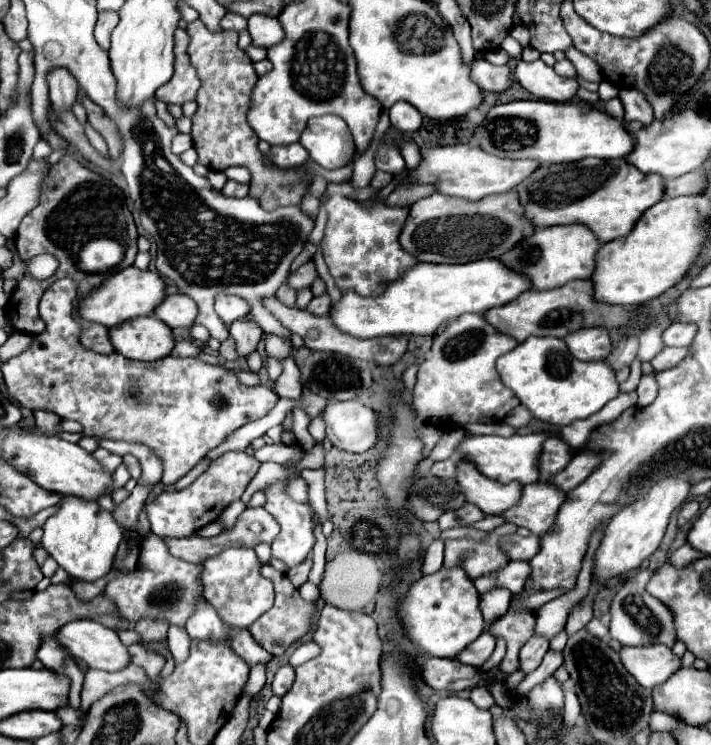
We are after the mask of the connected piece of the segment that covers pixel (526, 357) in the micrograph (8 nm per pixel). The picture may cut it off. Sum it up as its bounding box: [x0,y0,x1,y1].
[497,336,619,426]

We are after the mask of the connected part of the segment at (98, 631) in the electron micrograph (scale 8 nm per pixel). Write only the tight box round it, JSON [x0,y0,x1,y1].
[55,620,131,672]

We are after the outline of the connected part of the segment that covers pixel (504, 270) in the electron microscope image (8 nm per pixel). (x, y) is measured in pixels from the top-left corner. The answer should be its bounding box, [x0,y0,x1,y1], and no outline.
[329,258,533,338]

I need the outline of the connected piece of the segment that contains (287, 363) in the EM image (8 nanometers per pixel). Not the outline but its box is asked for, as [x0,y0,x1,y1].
[275,356,301,400]

